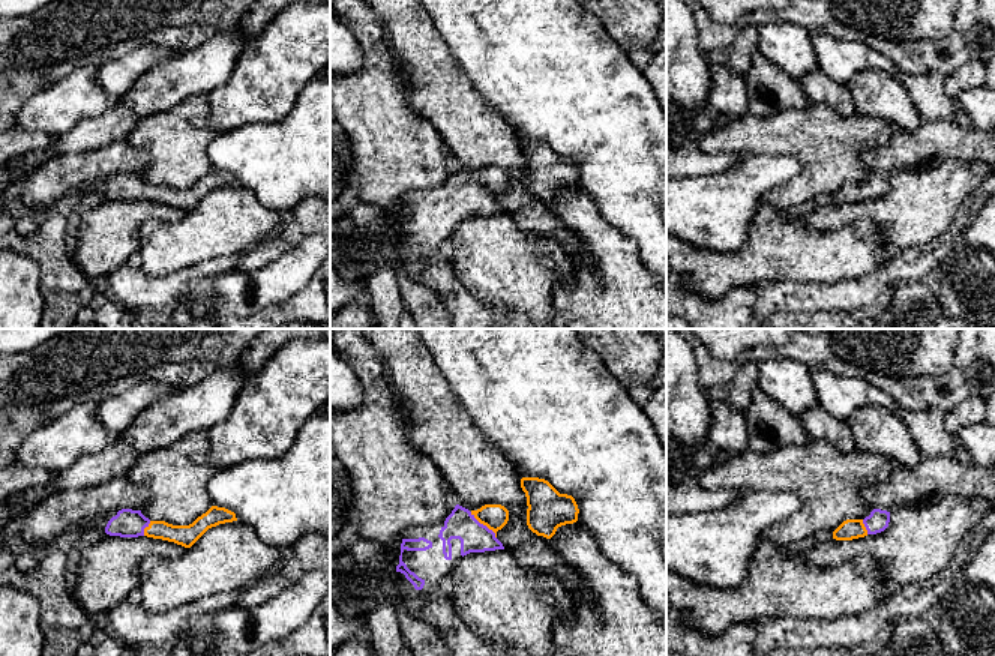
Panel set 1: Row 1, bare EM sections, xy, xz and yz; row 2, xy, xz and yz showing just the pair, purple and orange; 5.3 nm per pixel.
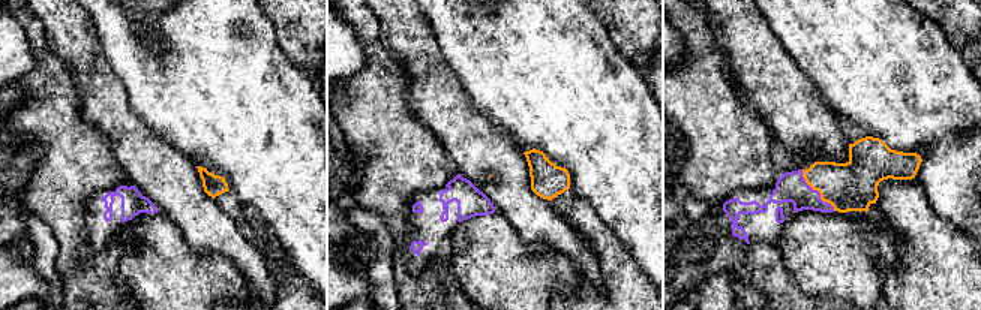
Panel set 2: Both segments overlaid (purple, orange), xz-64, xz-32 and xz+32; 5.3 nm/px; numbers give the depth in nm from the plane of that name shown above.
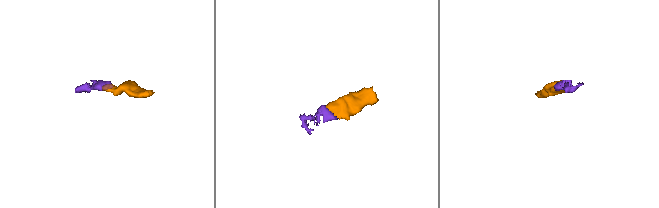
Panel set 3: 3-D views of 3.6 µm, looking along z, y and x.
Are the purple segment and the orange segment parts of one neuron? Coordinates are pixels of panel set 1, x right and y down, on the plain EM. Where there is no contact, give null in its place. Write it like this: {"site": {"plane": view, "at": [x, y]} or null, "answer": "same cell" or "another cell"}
{"site": {"plane": "xz", "at": [485, 189]}, "answer": "same cell"}

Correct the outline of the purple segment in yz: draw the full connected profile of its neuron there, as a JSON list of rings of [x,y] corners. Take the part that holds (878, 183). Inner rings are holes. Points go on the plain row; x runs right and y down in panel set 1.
[[[873,173],[864,183],[846,183],[834,195],[836,204],[852,204],[884,195],[890,186],[890,176]]]

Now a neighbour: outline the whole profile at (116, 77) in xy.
[[[146,44],[132,53],[99,66],[96,81],[107,96],[119,101],[149,69],[174,56],[165,47]]]

